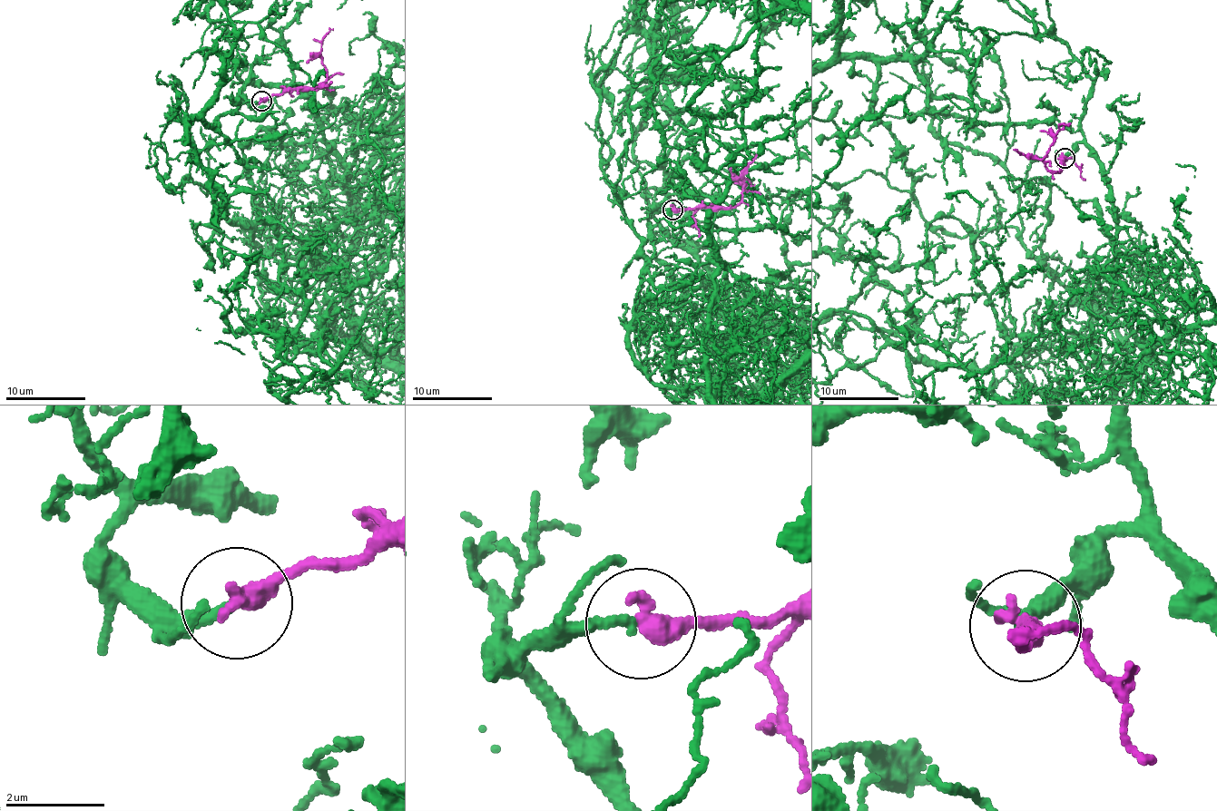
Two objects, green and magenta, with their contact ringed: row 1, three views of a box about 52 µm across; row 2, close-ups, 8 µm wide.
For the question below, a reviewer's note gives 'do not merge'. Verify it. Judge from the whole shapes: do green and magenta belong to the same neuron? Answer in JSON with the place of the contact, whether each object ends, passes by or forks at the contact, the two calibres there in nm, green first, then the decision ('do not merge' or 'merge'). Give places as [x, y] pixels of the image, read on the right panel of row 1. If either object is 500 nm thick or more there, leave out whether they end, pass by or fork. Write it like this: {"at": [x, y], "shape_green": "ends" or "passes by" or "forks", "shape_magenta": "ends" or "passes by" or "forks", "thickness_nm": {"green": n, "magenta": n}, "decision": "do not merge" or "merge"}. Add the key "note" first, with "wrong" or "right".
{"note": "wrong", "at": [1064, 158], "shape_green": "ends", "shape_magenta": "ends", "thickness_nm": {"green": 200, "magenta": 440}, "decision": "merge"}

